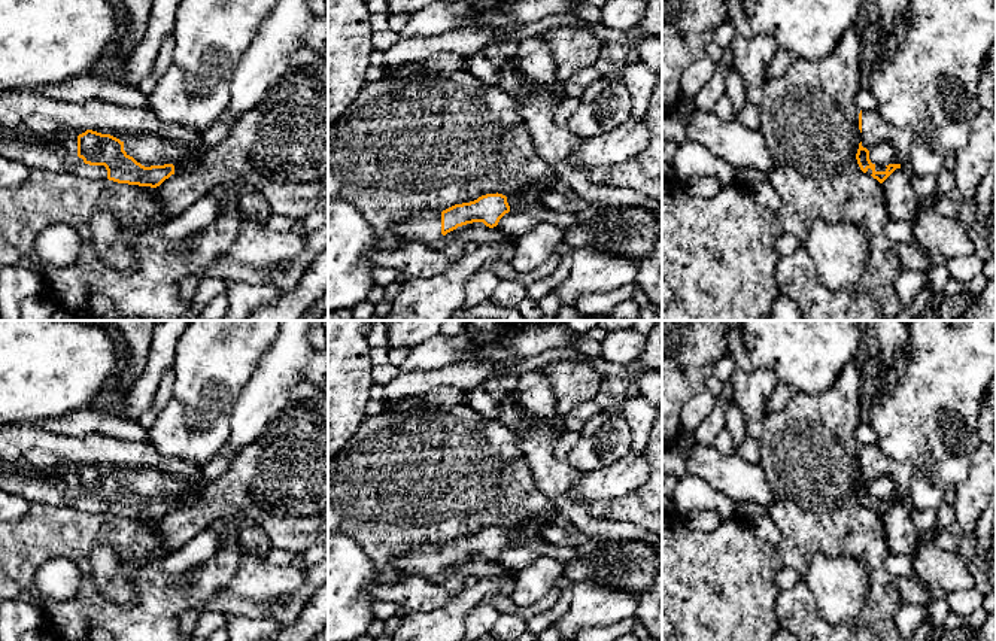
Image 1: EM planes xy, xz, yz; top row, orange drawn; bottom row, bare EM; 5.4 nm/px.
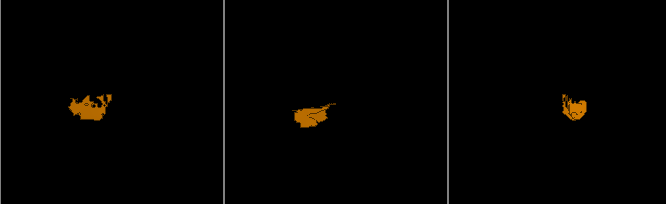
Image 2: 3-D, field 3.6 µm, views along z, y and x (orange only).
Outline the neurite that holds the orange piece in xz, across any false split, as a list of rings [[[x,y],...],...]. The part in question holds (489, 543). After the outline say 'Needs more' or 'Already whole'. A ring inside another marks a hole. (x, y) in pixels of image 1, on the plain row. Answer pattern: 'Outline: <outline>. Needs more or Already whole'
Outline: [[[528,522],[517,529],[486,528],[474,535],[455,538],[443,546],[423,543],[412,549],[407,555],[394,559],[394,566],[406,575],[417,575],[426,581],[434,581],[443,569],[458,561],[483,556],[494,562],[499,553],[516,544],[541,540],[544,525]]]. Needs more

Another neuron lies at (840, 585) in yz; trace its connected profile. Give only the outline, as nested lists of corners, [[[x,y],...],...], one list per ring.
[[[817,555],[808,572],[820,616],[830,625],[862,614],[869,595],[868,568],[851,556]]]

